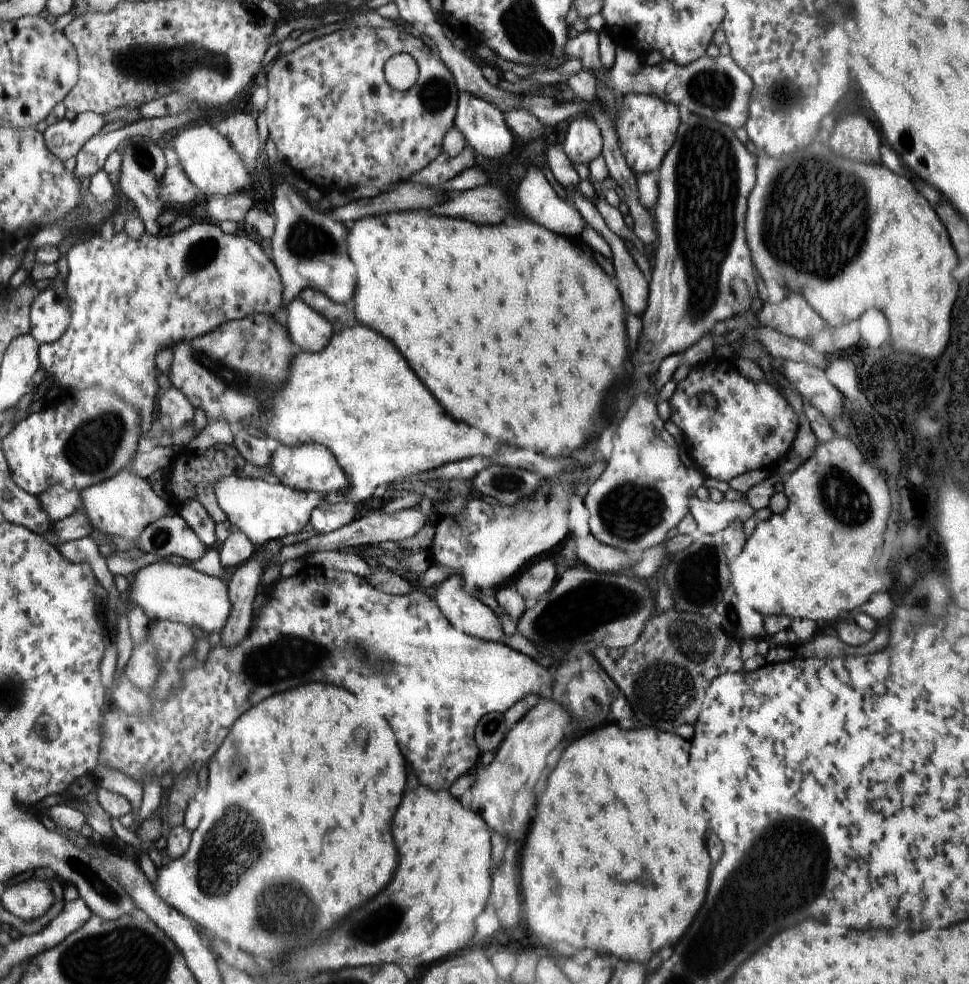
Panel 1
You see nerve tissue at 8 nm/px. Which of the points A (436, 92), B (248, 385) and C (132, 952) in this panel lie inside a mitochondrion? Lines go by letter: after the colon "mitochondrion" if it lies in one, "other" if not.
A: mitochondrion
B: mitochondrion
C: mitochondrion

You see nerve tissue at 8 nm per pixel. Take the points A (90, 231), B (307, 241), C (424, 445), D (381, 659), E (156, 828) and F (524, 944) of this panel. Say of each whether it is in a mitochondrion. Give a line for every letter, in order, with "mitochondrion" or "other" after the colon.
A: other
B: mitochondrion
C: other
D: mitochondrion
E: other
F: other

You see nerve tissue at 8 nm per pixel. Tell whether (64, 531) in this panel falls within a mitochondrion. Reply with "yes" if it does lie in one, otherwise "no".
no

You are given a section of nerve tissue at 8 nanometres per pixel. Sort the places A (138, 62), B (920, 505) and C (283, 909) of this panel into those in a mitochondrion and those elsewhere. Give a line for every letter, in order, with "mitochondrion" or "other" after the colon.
A: mitochondrion
B: other
C: mitochondrion

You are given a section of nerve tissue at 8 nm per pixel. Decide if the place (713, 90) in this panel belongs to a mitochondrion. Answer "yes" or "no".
yes

